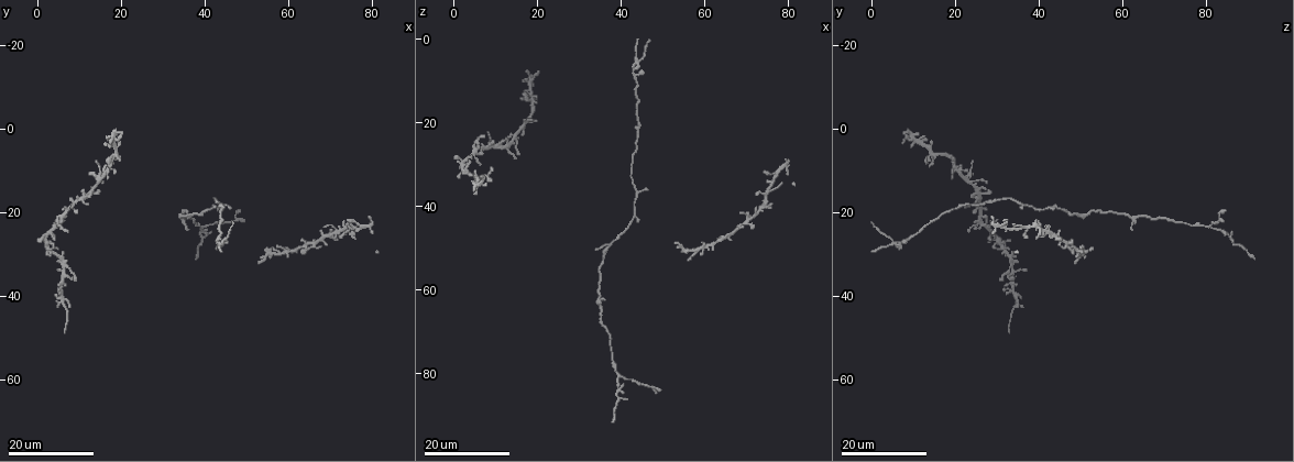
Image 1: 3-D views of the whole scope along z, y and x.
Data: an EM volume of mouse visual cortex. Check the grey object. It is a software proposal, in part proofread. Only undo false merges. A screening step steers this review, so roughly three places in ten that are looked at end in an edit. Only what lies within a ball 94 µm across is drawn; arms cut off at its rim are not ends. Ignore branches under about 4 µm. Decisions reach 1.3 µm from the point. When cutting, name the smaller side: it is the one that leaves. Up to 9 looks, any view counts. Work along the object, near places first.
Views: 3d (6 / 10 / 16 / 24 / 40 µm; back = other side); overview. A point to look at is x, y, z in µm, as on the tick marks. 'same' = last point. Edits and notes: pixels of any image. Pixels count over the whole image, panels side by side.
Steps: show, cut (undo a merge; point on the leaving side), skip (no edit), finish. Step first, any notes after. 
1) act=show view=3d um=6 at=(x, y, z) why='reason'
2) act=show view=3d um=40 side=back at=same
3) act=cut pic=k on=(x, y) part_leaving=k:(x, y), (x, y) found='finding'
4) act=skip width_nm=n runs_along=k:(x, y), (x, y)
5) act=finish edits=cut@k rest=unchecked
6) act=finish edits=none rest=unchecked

act=show view=3d um=16 at=(40.0, 23.0, 81.0) why='three arms meet'

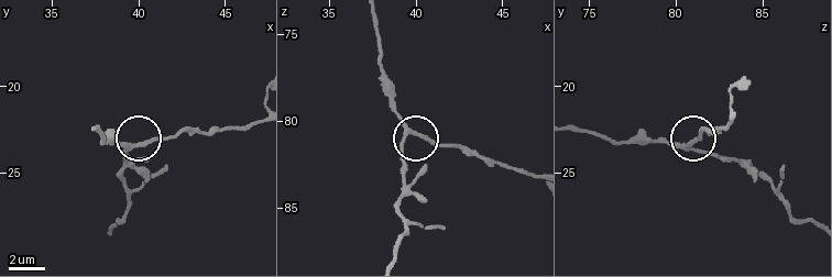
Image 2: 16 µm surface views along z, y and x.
act=show view=3d um=10 at=(39.6, 23.5, 80.7)

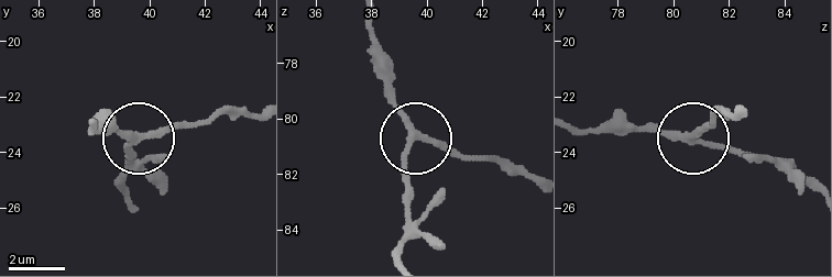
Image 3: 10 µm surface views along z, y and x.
act=skip width_nm=220 found='continuous, no second neuron'

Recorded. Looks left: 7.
act=show view=3d um=16 at=(76.0, 23.0, 36.0) why='side arm on a straight run'

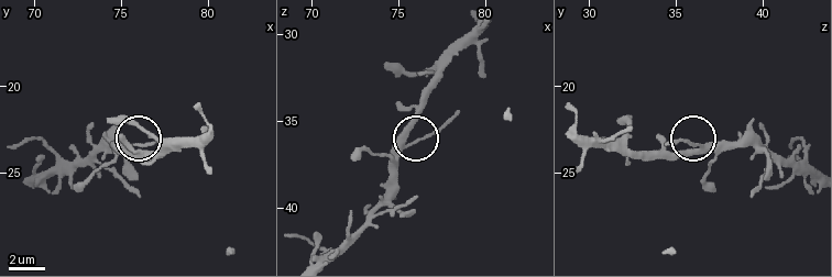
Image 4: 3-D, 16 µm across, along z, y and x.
act=show view=3d um=6 at=(75.5, 23.4, 36.4)

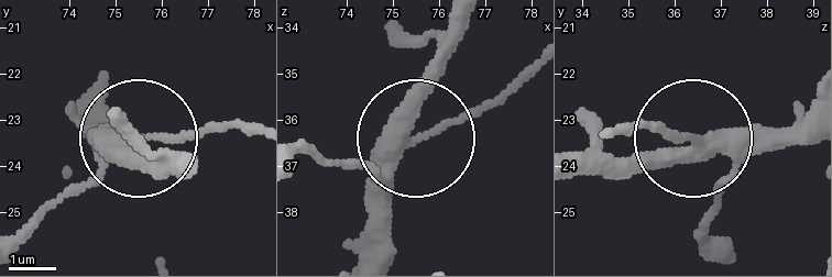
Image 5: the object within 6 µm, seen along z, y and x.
act=skip side_arm_um=11 runs_along=5:(809, 145), (714, 145), (624, 121) found='continuous, no second neuron'

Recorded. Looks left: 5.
act=show view=3d um=24 at=(44.0, 27.5, 5.0) why='four or more arms meet'

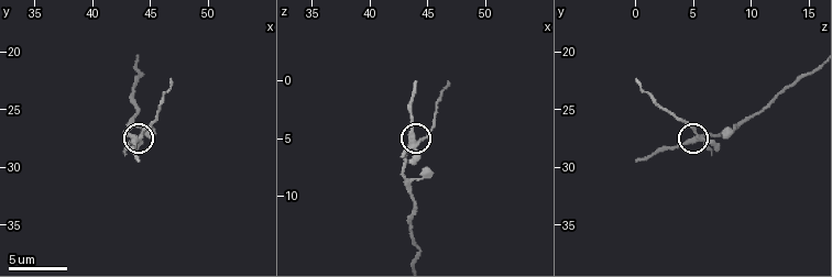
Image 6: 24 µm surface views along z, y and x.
act=show view=3d um=10 at=(44.4, 27.2, 5.4)

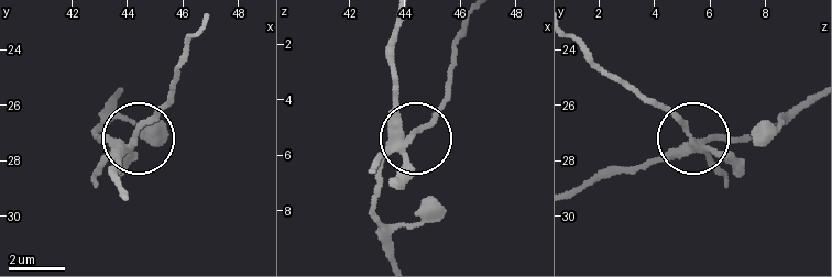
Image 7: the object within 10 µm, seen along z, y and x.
act=show view=3d um=10 side=back at=(44.1, 27.3, 5.3) why='other side'

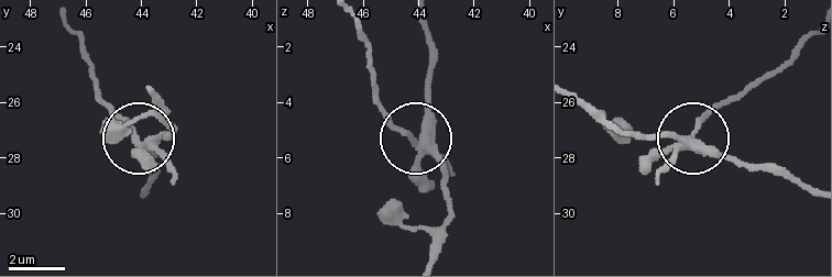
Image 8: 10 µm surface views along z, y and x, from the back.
act=cut pic=8 on=(394, 128) width_nm=280 part_leaving=8:(418, 145), (381, 104), (371, 55), (354, 20) found='two neurons meet here'

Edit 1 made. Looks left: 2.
act=finish edits=cut@8 rest=unchecked

